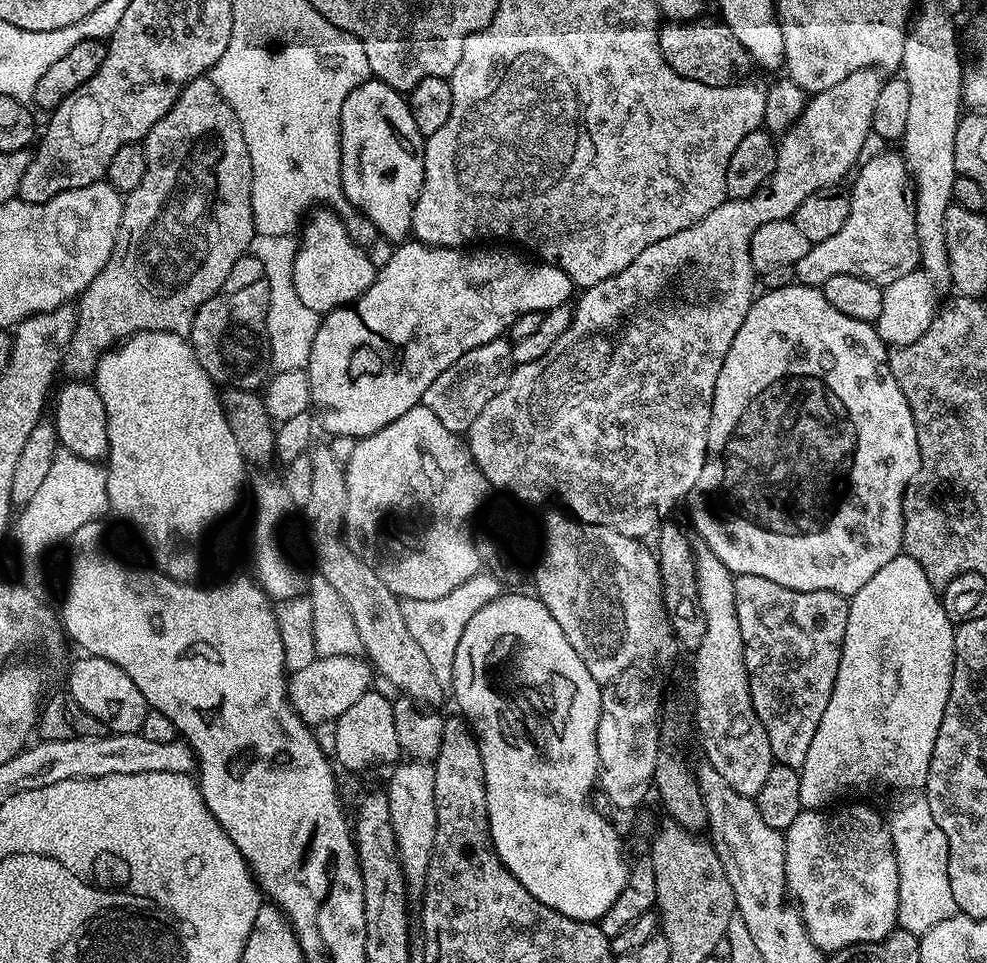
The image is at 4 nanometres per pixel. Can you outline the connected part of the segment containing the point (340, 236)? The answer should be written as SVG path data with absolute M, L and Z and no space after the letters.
M339 219L324 220L316 224L308 232L308 237L302 240L302 245L296 253L296 262L293 268L295 288L298 296L310 309L321 314L327 314L335 308L355 305L360 295L376 281L377 268L373 266L365 249L354 246L346 234L343 223Z

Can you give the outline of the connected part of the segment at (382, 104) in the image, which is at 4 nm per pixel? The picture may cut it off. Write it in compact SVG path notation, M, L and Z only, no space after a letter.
M379 78L365 79L357 88L349 91L346 102L342 102L342 118L340 119L340 187L342 189L343 199L349 200L351 207L360 212L370 222L374 222L377 233L391 242L404 242L409 239L412 232L412 215L416 199L420 196L420 191L424 188L424 158L422 155L422 137L418 126L414 122L414 114L408 108L407 99L401 93L395 92L394 89L386 82Z

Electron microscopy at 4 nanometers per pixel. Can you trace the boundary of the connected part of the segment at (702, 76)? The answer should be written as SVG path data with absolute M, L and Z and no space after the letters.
M701 18L691 22L668 22L660 30L660 49L666 58L668 65L680 76L685 76L691 80L702 82L706 86L730 86L731 84L743 81L744 76L751 68L754 68L752 55L745 50L742 42L734 38L734 30L726 26L719 19Z

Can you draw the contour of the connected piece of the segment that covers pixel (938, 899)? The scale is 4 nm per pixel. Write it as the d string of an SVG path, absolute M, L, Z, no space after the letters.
M917 798L904 804L890 816L892 829L892 851L898 862L898 914L897 925L903 931L912 932L918 938L926 930L946 922L946 918L957 915L954 894L950 894L948 877L948 839L934 822L927 800Z

